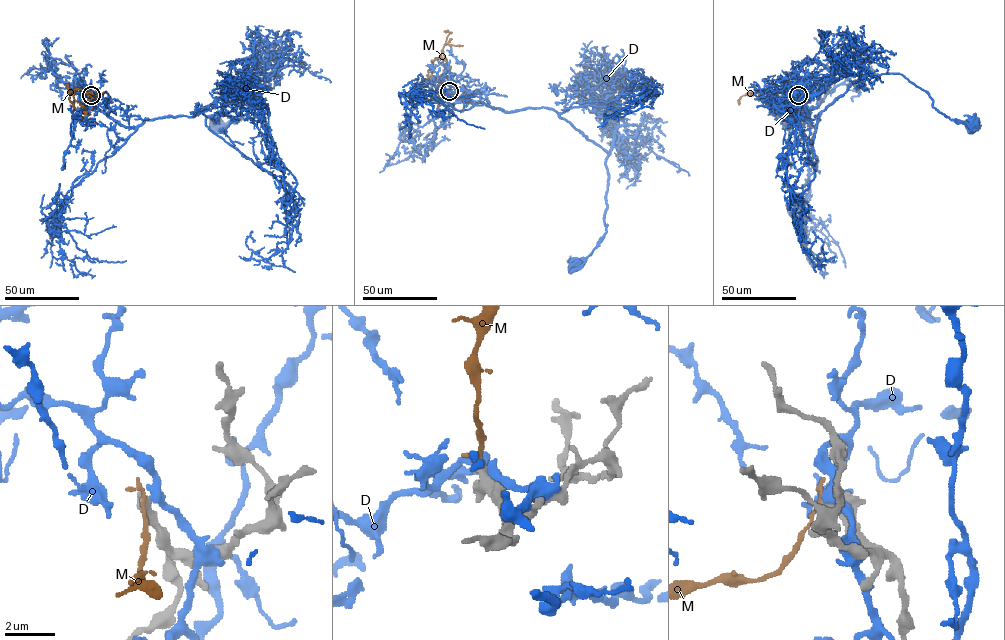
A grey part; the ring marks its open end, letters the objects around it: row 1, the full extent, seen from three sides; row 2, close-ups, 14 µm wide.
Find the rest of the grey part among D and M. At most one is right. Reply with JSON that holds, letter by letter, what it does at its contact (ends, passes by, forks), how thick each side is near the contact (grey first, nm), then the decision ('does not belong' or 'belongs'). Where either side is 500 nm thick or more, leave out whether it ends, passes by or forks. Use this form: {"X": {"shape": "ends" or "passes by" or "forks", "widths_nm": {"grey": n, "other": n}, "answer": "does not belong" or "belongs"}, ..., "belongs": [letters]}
{"D": {"widths_nm": {"grey": 600, "other": 360}, "answer": "does not belong"}, "M": {"shape": "ends", "widths_nm": {"grey": 360, "other": 160}, "answer": "does not belong"}, "belongs": []}

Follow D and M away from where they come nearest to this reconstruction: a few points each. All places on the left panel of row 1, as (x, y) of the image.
D: (91, 95), (94, 106), (136, 127), (193, 116), (249, 73), (248, 112), (217, 122)
M: (91, 96), (90, 106), (80, 112), (69, 99), (69, 92), (81, 89), (91, 98), (85, 104)

